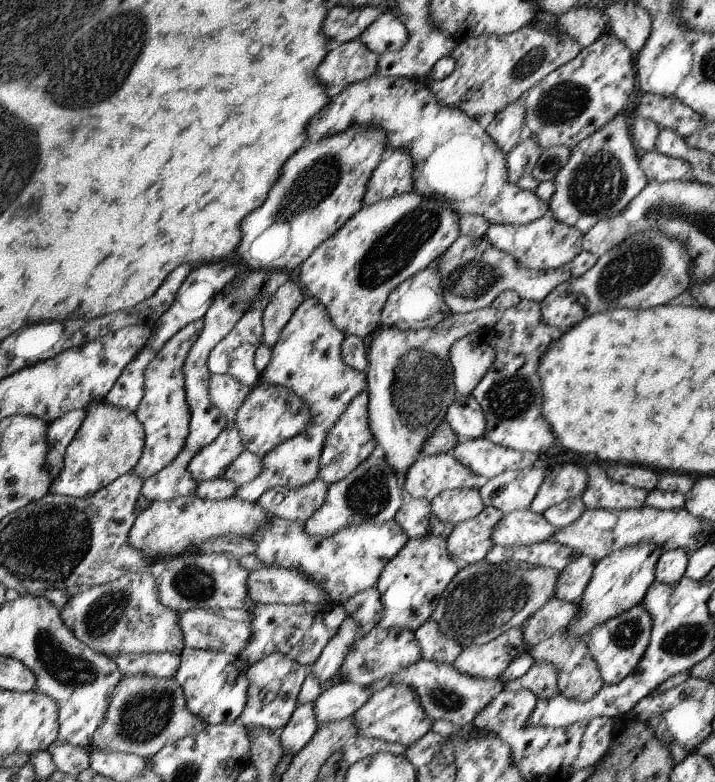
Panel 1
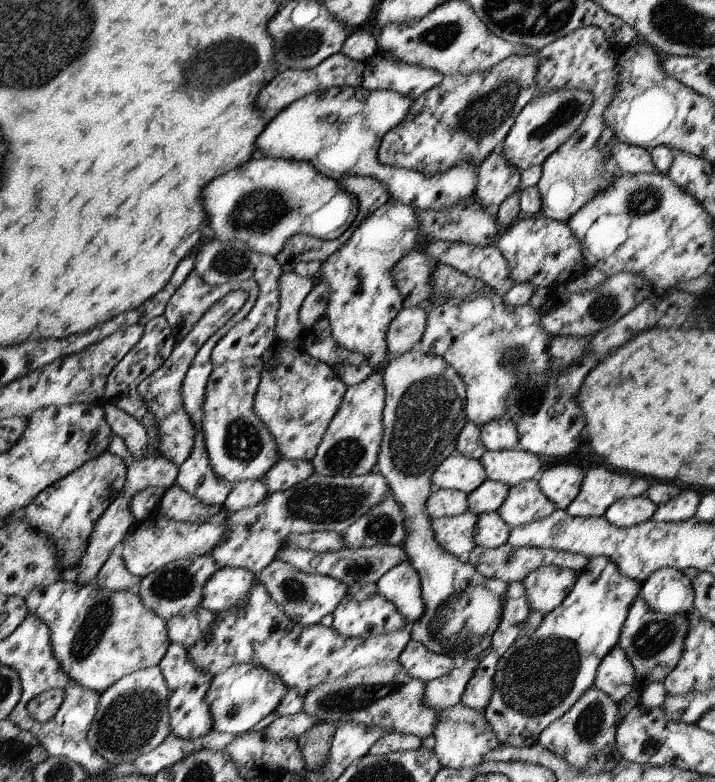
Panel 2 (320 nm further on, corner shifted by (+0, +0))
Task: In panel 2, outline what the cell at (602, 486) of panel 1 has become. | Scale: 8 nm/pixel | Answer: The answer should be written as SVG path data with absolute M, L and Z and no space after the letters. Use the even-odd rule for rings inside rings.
M628 497L613 502L604 517L617 527L633 527L653 518L657 504L646 497Z

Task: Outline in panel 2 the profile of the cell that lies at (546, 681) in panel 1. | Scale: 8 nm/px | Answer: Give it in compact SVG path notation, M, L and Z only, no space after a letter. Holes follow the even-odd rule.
M608 557L590 559L584 570L578 573L575 587L564 602L552 612L545 613L540 626L534 632L526 637L519 636L496 663L494 690L484 713L497 739L504 744L513 747L536 744L540 733L549 724L563 717L584 692L595 686L598 667L608 651L618 645L632 601L641 592L642 584L624 576Z

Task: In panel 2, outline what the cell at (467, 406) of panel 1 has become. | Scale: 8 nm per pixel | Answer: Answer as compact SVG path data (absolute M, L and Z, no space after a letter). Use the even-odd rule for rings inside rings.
M507 417L490 421L481 428L481 439L488 451L513 451L519 443L518 425Z

